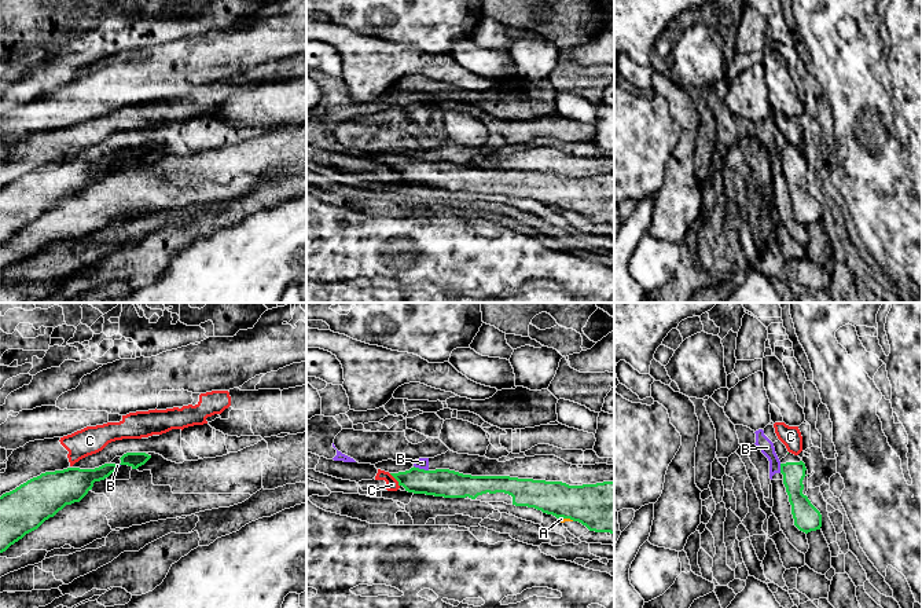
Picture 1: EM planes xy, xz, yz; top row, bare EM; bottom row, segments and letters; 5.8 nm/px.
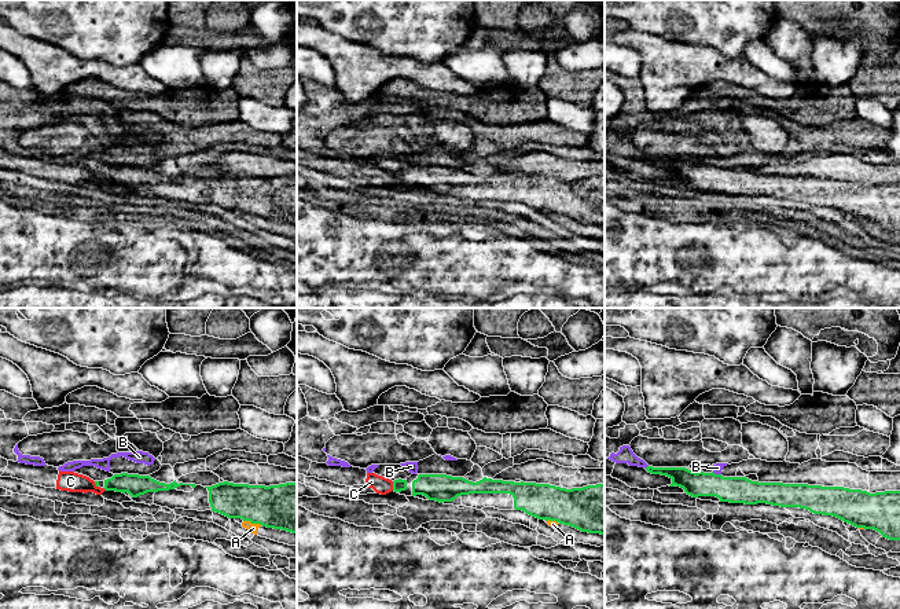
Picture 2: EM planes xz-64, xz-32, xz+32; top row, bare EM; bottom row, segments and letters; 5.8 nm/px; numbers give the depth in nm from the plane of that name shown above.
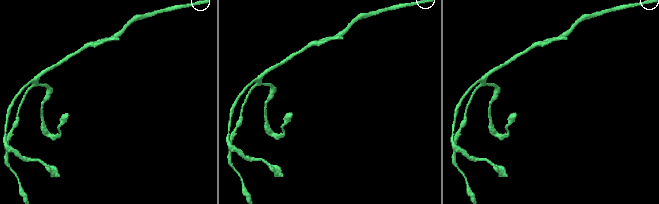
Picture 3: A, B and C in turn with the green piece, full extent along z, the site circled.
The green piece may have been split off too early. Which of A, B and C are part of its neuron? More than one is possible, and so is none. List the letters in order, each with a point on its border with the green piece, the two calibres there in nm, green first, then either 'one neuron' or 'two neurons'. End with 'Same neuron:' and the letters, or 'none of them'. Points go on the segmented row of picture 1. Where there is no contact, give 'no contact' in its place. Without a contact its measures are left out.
A: xz (566, 517) | 300/30 nm | two neurons
B: xz (421, 469) | 160/60 nm | two neurons
C: xz (396, 479) | 160/80 nm | two neurons
Same neuron: none of them

